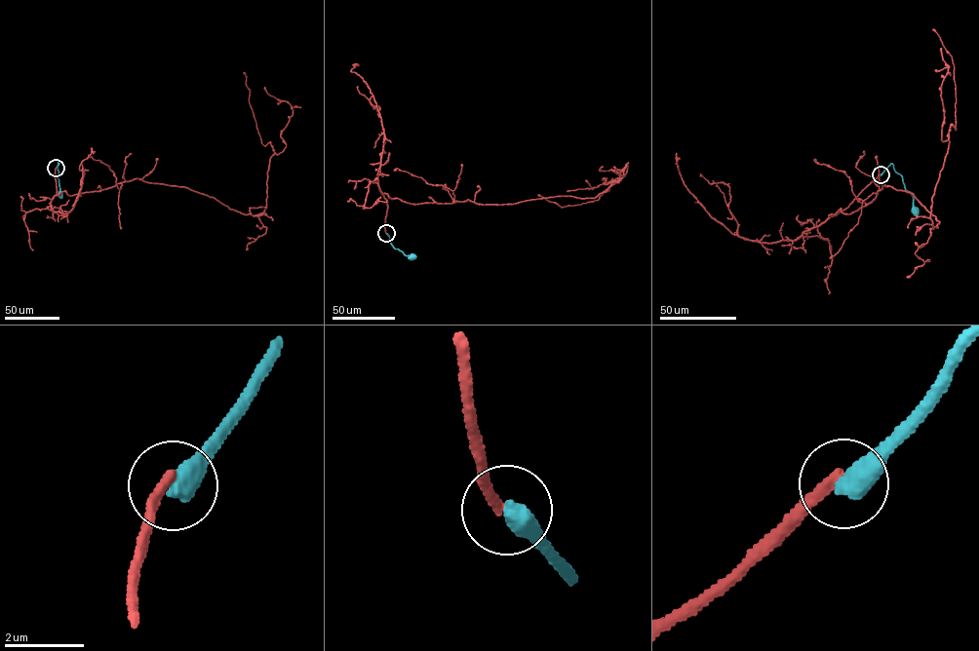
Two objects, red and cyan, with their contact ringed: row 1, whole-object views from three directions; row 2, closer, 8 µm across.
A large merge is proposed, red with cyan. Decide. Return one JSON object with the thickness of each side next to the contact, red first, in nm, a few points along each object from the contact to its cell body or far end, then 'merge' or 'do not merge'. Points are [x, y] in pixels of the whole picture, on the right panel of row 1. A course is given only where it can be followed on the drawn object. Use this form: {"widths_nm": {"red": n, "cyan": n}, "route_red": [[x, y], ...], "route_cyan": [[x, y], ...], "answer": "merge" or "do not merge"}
{"widths_nm": {"red": 300, "cyan": 550}, "route_red": [[881, 174], [830, 216], [887, 185], [914, 194], [937, 227], [932, 197], [956, 97], [952, 57], [932, 29]], "route_cyan": [[881, 174], [892, 164], [901, 176], [905, 189], [911, 193], [916, 210]], "answer": "do not merge"}

